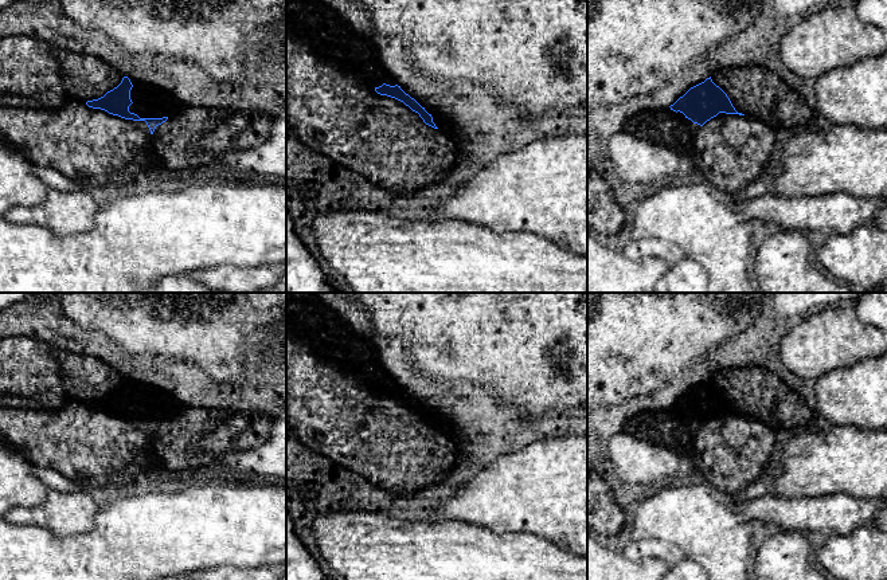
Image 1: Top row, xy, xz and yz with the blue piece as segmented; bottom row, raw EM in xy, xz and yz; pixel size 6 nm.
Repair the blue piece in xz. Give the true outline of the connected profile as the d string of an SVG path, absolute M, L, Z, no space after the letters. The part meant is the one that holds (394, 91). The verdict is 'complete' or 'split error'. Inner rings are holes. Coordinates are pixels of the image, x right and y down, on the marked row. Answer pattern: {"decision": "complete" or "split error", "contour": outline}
{"decision": "split error", "contour": "M316 31L313 36L301 36L317 58L333 63L362 83L372 87L378 94L403 102L418 113L423 122L452 138L445 129L444 118L429 107L422 107L414 98L406 94L396 79L376 59L376 48L371 39L353 31Z"}

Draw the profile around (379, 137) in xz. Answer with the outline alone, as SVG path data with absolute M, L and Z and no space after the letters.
M286 28L286 124L310 149L394 193L414 193L448 177L457 160L456 142L423 122L403 102L380 95L341 67L317 58Z

